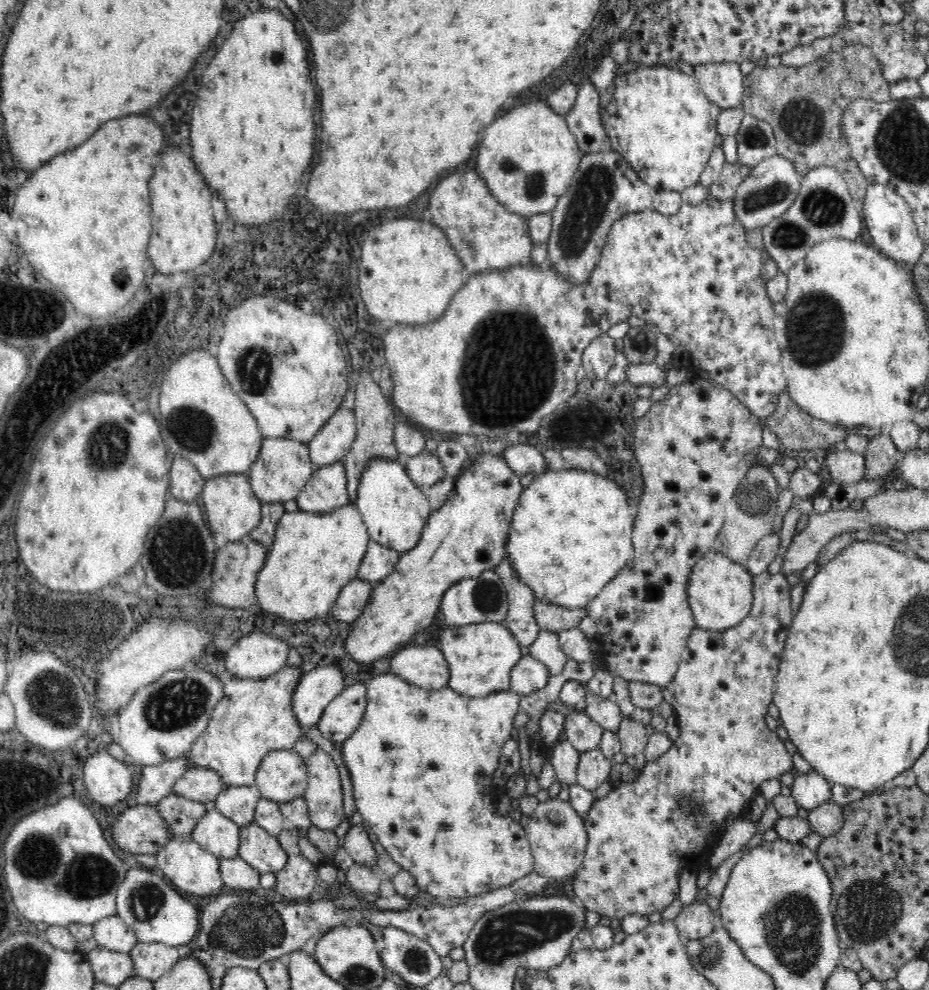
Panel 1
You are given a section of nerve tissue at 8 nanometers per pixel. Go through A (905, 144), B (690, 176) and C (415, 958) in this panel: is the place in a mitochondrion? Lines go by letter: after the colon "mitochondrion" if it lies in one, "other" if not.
A: mitochondrion
B: other
C: mitochondrion

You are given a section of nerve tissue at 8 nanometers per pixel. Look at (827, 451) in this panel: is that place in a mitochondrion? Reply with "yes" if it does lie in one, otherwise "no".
no

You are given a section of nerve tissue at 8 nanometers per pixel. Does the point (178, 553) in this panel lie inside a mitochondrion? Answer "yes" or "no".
yes

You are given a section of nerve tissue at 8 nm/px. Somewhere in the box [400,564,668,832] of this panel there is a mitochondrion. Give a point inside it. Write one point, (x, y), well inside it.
(487, 596)

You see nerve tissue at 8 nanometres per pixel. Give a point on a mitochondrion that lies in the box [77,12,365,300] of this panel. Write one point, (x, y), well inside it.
(278, 59)

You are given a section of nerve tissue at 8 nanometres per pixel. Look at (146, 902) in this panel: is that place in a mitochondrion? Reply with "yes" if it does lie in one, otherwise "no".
yes

